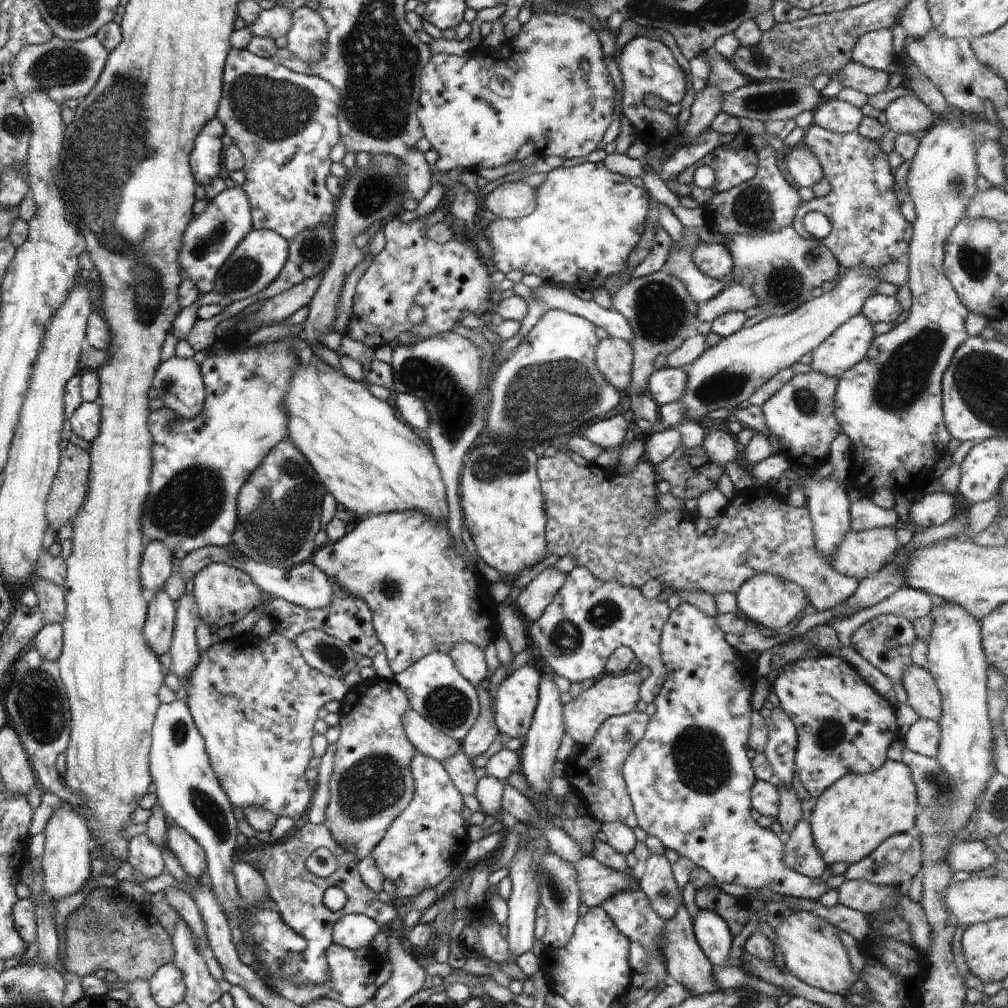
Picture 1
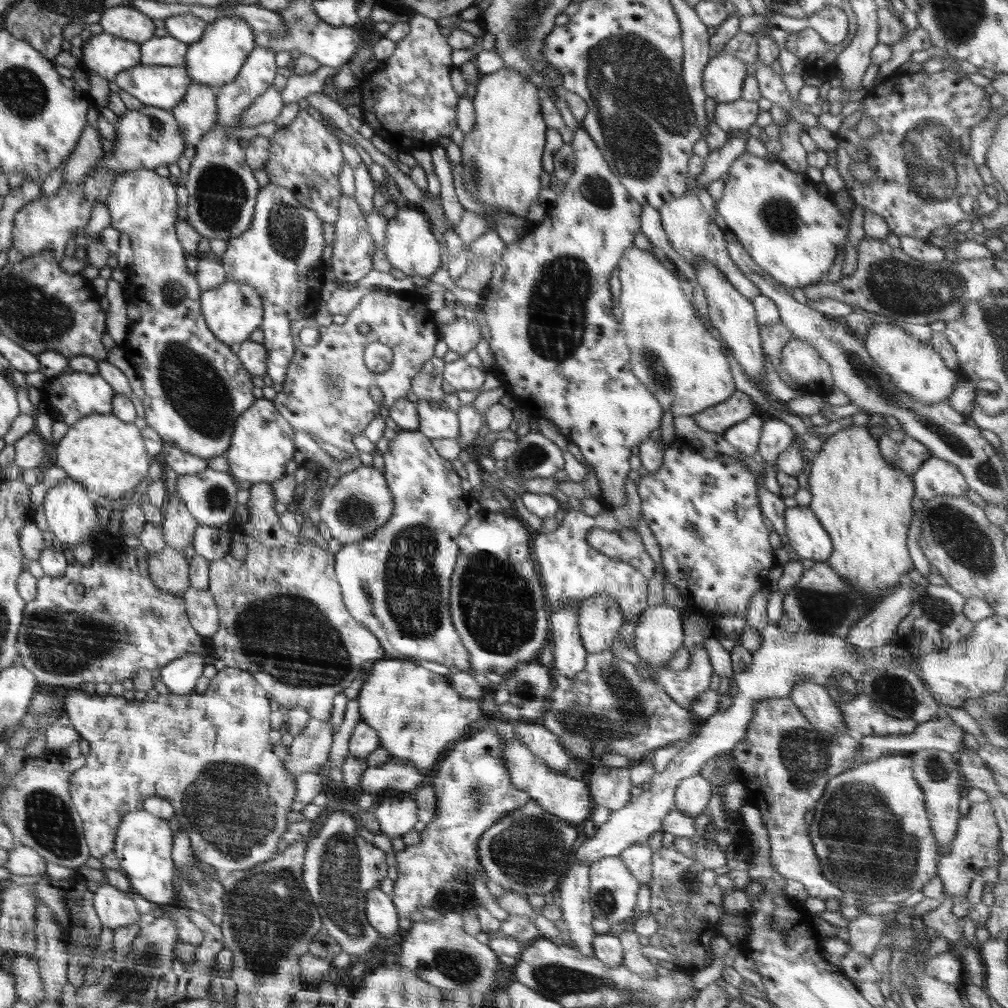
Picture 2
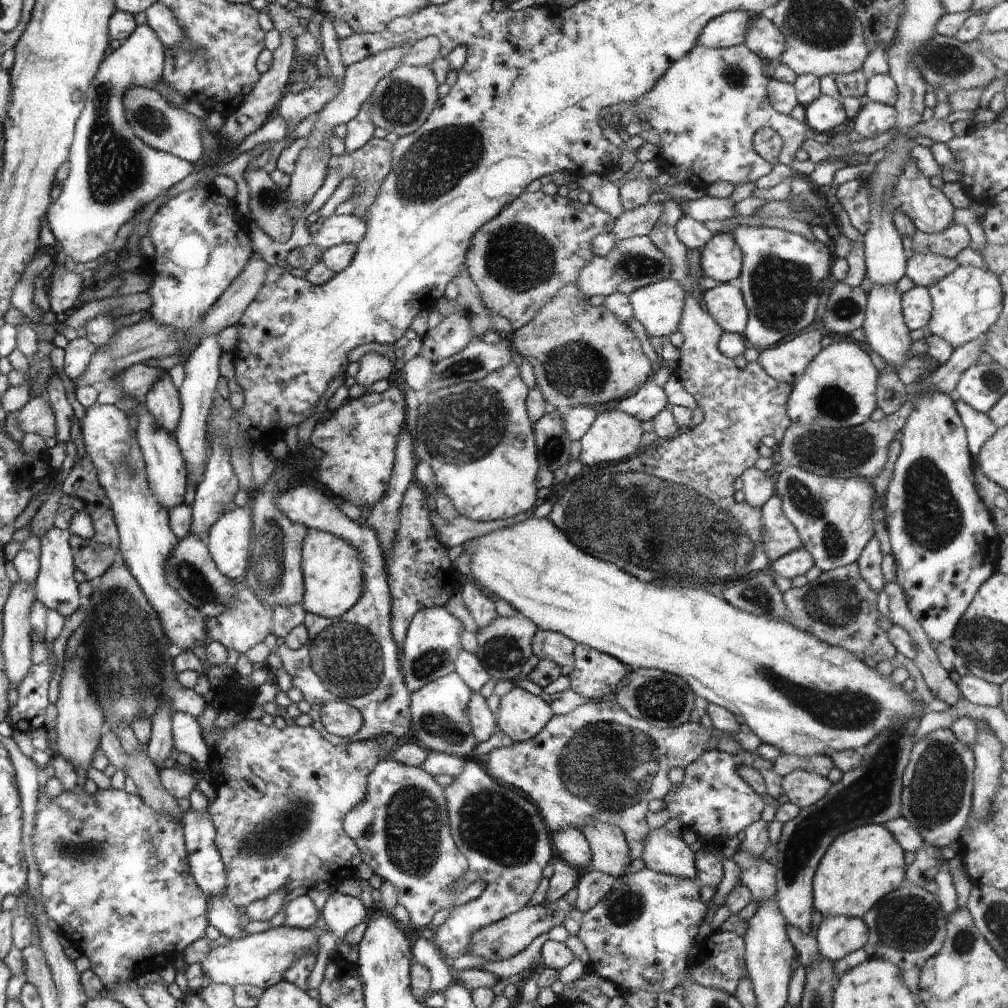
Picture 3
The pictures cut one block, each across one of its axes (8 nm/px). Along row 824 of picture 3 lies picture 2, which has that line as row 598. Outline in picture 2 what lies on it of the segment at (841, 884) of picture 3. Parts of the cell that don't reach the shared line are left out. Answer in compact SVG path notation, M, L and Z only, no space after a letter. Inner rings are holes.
M869 426L846 427L824 442L822 449L811 455L809 465L809 509L816 515L824 530L830 535L833 551L825 562L838 572L840 579L852 585L852 589L866 595L870 601L878 601L878 594L888 593L904 573L913 569L906 537L912 522L912 501L915 486L912 474L900 472L886 462L879 449L879 438L872 437Z

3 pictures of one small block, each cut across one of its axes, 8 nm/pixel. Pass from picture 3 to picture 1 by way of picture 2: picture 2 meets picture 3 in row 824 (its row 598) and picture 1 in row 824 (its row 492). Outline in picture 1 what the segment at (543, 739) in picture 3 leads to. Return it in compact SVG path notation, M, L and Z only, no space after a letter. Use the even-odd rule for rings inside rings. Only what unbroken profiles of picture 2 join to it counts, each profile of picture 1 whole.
M632 711L607 718L594 735L592 742L582 748L573 761L567 763L565 778L570 780L572 790L581 797L588 814L598 822L620 821L633 831L638 827L622 773L626 757L640 742L648 723L649 716L646 711Z

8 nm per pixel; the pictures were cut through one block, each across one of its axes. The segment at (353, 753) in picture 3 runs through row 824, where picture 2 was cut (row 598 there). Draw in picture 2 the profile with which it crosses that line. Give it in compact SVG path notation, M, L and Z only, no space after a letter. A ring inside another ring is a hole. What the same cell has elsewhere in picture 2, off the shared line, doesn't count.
M260 483L252 485L250 489L250 499L246 506L250 511L250 518L248 522L244 522L242 525L241 536L234 535L231 542L230 551L227 556L220 558L214 562L209 562L209 592L214 598L214 602L218 608L219 615L219 628L218 631L207 641L216 652L216 656L220 660L223 660L228 667L237 666L242 670L247 670L252 676L254 676L256 682L264 688L264 691L268 694L268 699L278 703L283 710L302 706L307 710L310 718L317 718L320 720L328 721L331 718L331 710L333 709L333 701L335 697L348 689L351 686L353 680L360 674L360 666L364 662L379 661L385 656L384 649L381 647L380 641L376 639L376 636L366 626L358 623L348 610L346 605L343 604L343 597L339 583L335 574L335 555L330 550L322 550L319 548L319 544L315 541L305 540L303 537L295 537L292 533L288 533L282 527L280 527L279 514L274 510L274 502L276 497L274 496L274 489L270 483Z

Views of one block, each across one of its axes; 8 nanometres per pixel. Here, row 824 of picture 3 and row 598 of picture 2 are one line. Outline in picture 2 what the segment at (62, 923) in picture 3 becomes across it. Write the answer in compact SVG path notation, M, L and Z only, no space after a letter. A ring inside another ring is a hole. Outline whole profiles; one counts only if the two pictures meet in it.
M104 532L96 537L94 550L94 562L90 564L82 564L77 561L68 564L64 576L52 577L42 576L37 580L37 594L34 600L27 602L26 612L23 617L23 625L20 626L18 636L18 649L19 660L24 663L28 670L35 674L35 680L38 685L44 687L55 687L57 690L70 690L79 689L81 685L86 683L108 684L122 683L126 678L133 678L136 672L140 669L156 670L166 666L168 662L172 662L172 659L183 657L185 654L195 653L198 651L204 651L206 644L206 638L200 637L190 626L190 622L185 610L185 604L181 597L174 594L168 594L156 588L150 578L150 568L148 562L150 561L150 554L144 549L144 546L138 546L138 548L131 549L119 542L118 538L110 536L108 532Z

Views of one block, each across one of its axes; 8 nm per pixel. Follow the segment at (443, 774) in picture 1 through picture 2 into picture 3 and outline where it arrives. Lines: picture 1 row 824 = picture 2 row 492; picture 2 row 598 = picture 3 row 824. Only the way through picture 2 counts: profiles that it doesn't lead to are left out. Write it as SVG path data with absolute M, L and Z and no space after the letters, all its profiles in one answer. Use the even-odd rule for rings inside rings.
M388 758L380 760L372 768L367 780L366 799L344 816L343 830L360 850L361 860L370 866L374 874L396 888L398 904L408 911L412 924L420 930L431 927L433 915L440 910L447 909L450 912L478 898L486 886L482 880L466 883L460 890L454 888L454 882L462 880L469 871L468 862L452 839L445 788L435 781L434 776L421 767L407 766Z

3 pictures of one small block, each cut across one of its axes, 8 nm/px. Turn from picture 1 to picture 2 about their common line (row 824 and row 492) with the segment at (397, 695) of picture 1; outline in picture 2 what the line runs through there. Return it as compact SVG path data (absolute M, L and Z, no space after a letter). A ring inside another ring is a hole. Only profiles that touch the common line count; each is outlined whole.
M362 464L339 479L338 483L325 491L318 510L321 521L327 524L331 536L344 546L361 541L386 524L392 514L394 501L383 471L373 466Z

